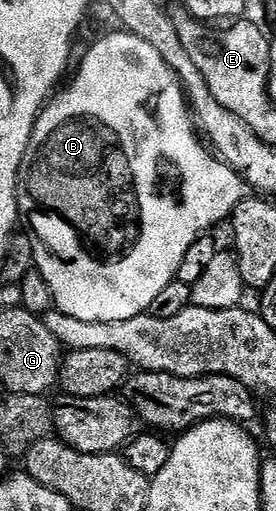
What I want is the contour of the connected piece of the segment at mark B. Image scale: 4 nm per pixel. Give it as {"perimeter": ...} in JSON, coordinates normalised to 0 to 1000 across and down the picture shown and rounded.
{"perimeter":[[[431,65],[391,67],[380,74],[355,76],[348,86],[322,94],[275,155],[246,170],[236,166],[145,217],[109,266],[109,282],[72,323],[72,344],[58,366],[58,395],[72,401],[83,432],[101,432],[101,442],[130,464],[112,503],[123,507],[127,526],[159,544],[188,573],[199,605],[239,618],[272,618],[283,626],[330,630],[471,626],[504,614],[540,613],[558,585],[587,573],[587,564],[638,550],[659,501],[674,501],[688,477],[703,477],[710,466],[754,454],[739,450],[761,448],[793,427],[822,429],[851,403],[913,380],[913,370],[884,348],[746,292],[703,245],[703,225],[674,198],[667,172],[652,166],[634,139],[572,106],[569,96],[486,67]]]}

